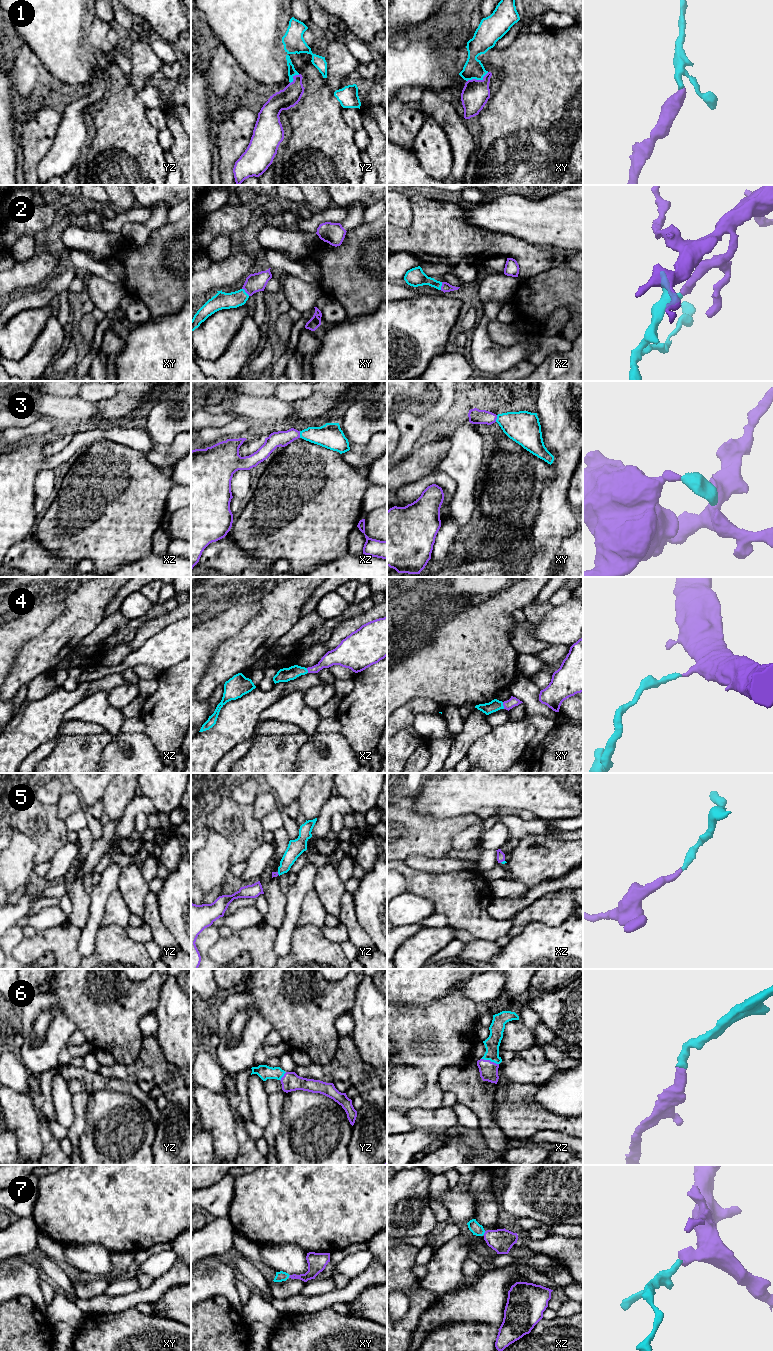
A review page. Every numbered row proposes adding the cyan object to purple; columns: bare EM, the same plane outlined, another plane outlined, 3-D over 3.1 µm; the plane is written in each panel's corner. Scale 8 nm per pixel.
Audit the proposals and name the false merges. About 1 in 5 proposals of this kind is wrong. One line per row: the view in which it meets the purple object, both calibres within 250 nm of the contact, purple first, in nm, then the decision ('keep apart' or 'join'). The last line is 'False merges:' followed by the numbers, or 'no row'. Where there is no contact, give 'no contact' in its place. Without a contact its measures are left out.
1: xy | 220/160 nm | join
2: xy | 150/140 nm | join
3: xz | 130/200 nm | join
4: xy | 80/90 nm | join
5: xz | 60/20 nm | join
6: xz | 150/120 nm | join
7: xz | 190/90 nm | join
False merges: no row

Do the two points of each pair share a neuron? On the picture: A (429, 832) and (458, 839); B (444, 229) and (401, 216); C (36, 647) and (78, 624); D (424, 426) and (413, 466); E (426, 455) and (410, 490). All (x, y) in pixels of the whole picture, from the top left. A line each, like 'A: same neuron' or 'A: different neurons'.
A: different neurons
B: different neurons
C: same neuron
D: different neurons
E: different neurons

